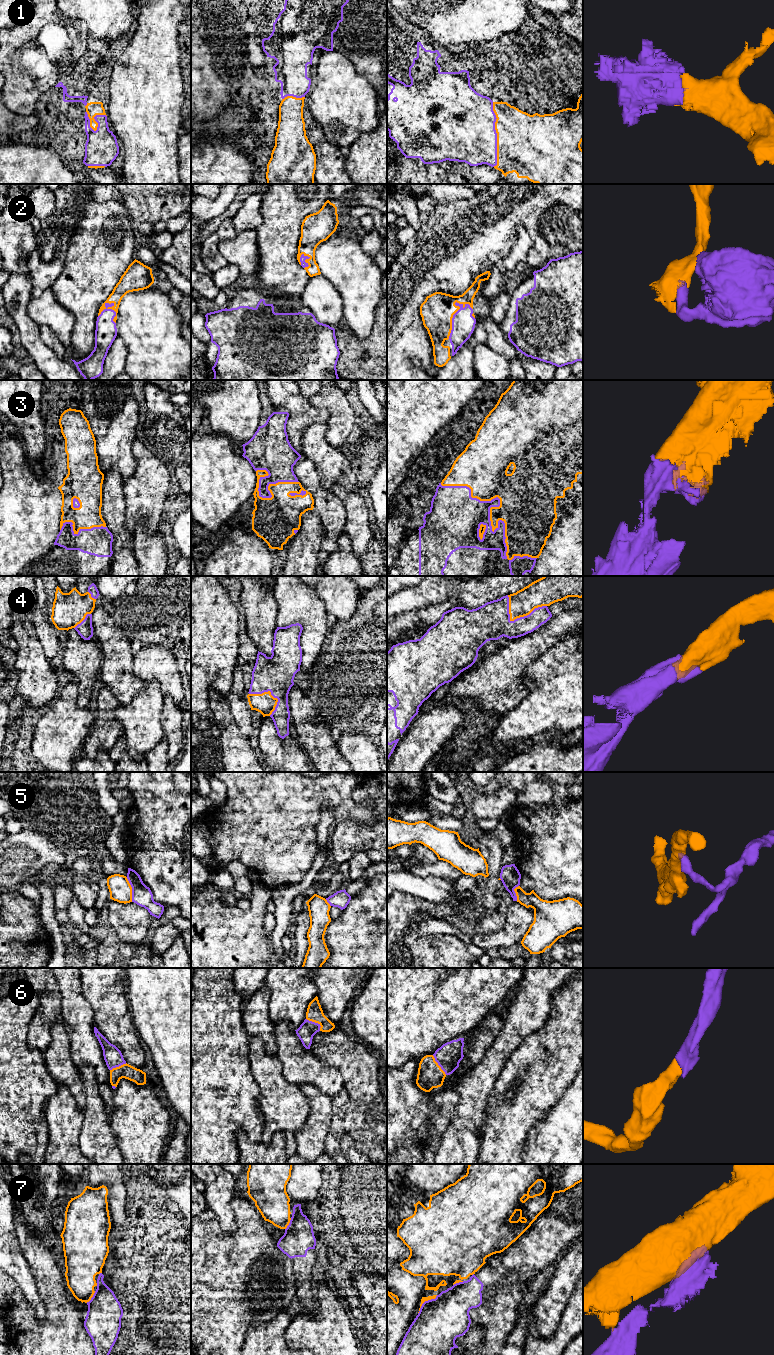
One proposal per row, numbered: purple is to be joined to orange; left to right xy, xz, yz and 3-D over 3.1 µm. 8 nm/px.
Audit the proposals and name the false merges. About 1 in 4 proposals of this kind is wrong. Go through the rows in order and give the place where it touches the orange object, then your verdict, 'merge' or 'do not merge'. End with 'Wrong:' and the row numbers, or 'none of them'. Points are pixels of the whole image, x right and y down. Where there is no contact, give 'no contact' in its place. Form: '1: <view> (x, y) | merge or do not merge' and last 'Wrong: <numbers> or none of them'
1: yz (497, 134) | merge
2: yz (452, 317) | merge
3: yz (494, 507) | merge
4: yz (516, 618) | merge
5: xy (131, 889) | do not merge
6: xz (315, 1022) | merge
7: yz (425, 1300) | do not merge
Wrong: 5, 7

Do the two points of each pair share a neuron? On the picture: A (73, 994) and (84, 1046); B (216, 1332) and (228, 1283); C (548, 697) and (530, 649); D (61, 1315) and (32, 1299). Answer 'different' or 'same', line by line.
A: same
B: same
C: different
D: different

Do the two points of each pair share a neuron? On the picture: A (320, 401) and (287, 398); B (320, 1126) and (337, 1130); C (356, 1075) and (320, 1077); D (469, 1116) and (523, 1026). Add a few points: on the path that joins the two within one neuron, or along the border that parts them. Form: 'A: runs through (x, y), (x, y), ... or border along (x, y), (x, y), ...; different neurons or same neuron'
A: border along (308, 400), (313, 405), (322, 406), (329, 413); different neurons
B: border along (332, 1112), (332, 1122), (327, 1134); different neurons
C: border along (322, 1063), (333, 1066), (340, 1072), (344, 1087); different neurons
D: runs through (473, 1094), (474, 1087), (492, 1065), (502, 1048); same neuron

